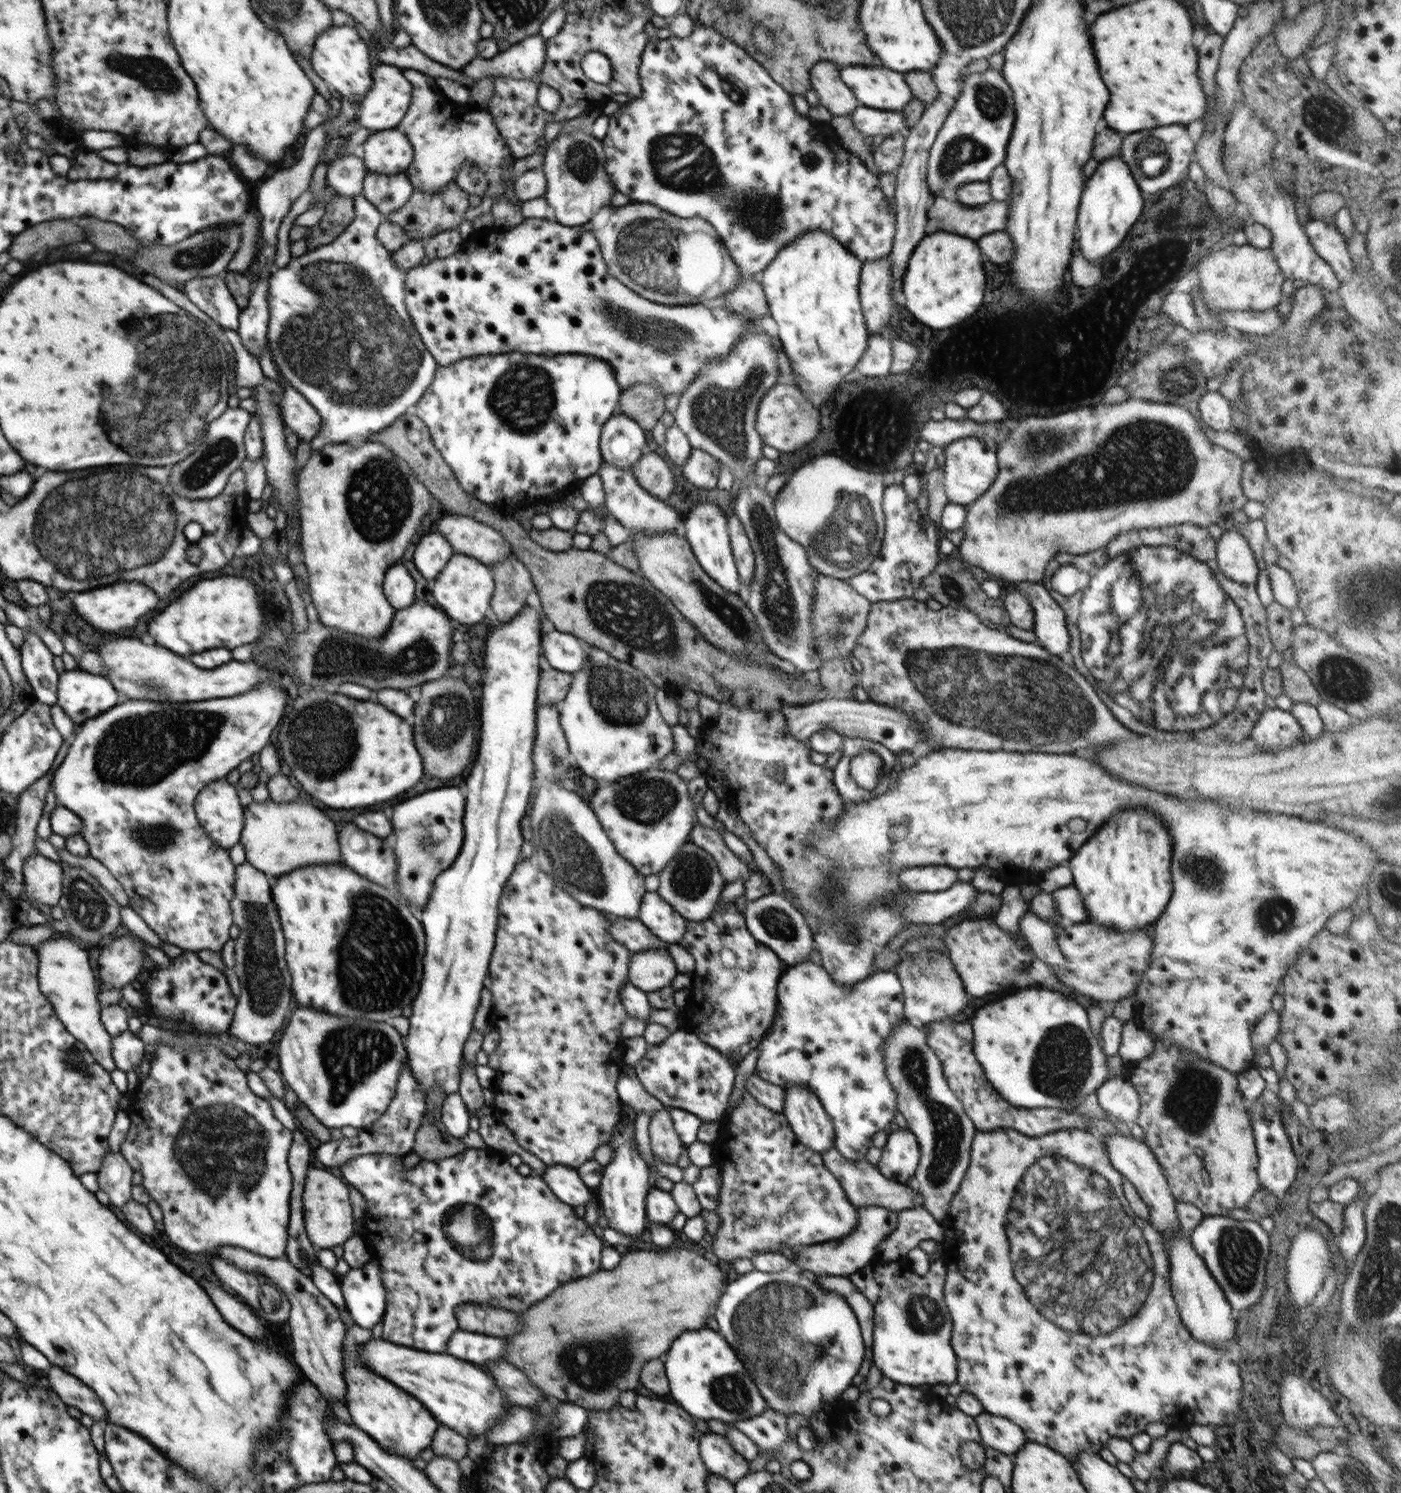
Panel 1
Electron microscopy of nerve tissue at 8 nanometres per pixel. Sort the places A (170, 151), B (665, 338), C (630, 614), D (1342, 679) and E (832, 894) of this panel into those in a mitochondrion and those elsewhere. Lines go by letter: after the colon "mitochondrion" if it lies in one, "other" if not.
A: other
B: mitochondrion
C: mitochondrion
D: mitochondrion
E: mitochondrion

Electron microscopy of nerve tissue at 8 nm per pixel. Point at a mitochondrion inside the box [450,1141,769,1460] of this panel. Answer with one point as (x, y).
(597, 1365)

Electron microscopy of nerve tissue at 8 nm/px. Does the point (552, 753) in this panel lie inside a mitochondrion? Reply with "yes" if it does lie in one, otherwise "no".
yes

